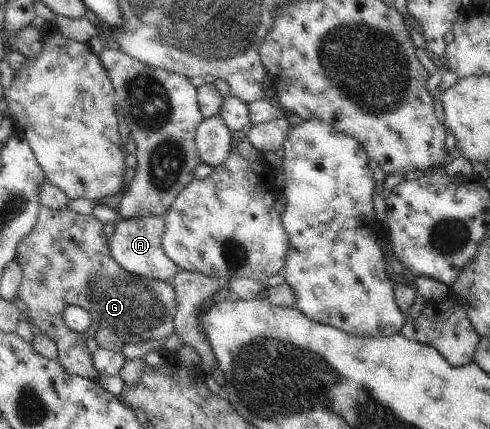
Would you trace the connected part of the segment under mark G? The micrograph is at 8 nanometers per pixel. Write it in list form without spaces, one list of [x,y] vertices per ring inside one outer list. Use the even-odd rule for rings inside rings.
[[[41,205],[38,219],[31,234],[28,234],[17,249],[16,259],[21,263],[23,278],[18,290],[18,298],[23,300],[30,310],[30,322],[39,327],[58,348],[57,360],[69,374],[86,379],[98,380],[99,372],[92,365],[87,340],[94,338],[99,329],[113,330],[127,343],[142,343],[149,339],[166,340],[174,332],[174,316],[177,312],[176,292],[171,282],[148,279],[146,283],[137,282],[139,277],[128,273],[114,258],[109,239],[103,234],[103,222],[93,215],[81,214],[73,209],[57,210]],[[67,306],[81,306],[91,314],[92,322],[87,332],[72,332],[63,323],[62,314]]]

